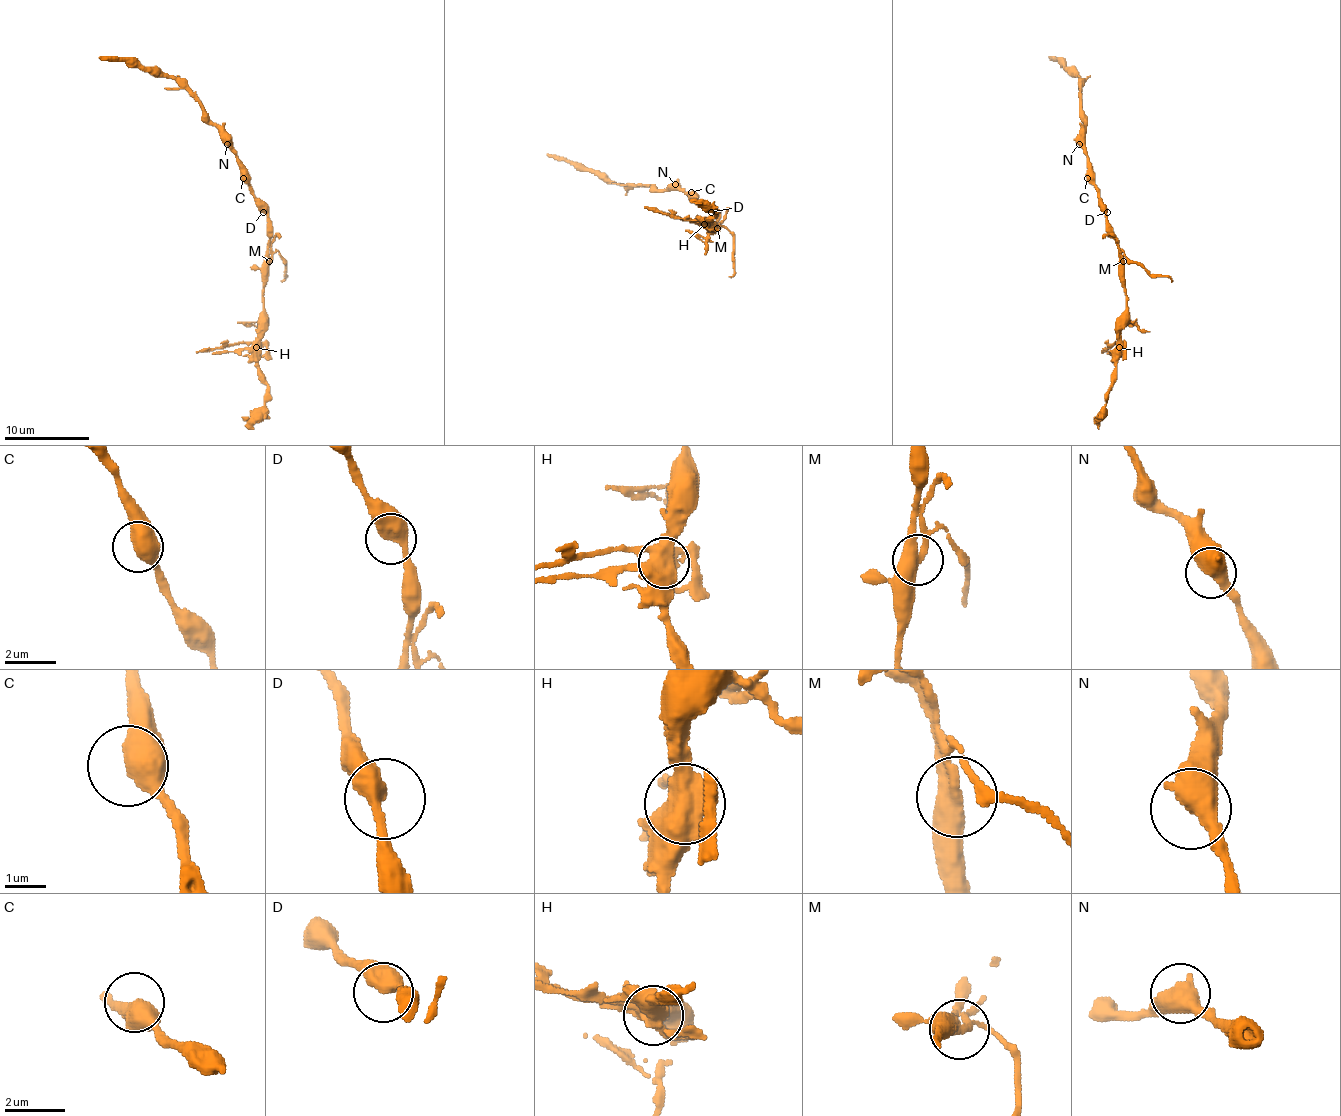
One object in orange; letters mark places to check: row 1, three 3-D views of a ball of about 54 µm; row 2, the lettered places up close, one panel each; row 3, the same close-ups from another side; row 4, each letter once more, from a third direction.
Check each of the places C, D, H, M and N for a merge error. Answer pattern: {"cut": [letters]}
{"cut": ["H", "M"]}

